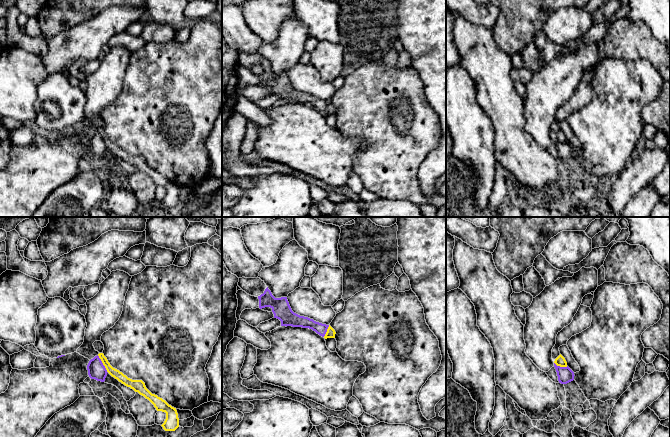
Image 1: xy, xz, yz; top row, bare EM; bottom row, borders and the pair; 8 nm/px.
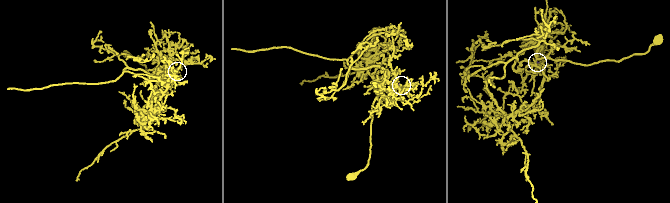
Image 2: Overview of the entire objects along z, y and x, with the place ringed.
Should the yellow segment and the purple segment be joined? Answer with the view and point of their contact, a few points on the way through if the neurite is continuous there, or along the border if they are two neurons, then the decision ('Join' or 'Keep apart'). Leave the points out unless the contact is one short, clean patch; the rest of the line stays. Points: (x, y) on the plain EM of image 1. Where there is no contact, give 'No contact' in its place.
Touches yellow at xy (103, 140). Boundary: xy (97, 131), (108, 148). Keep apart

